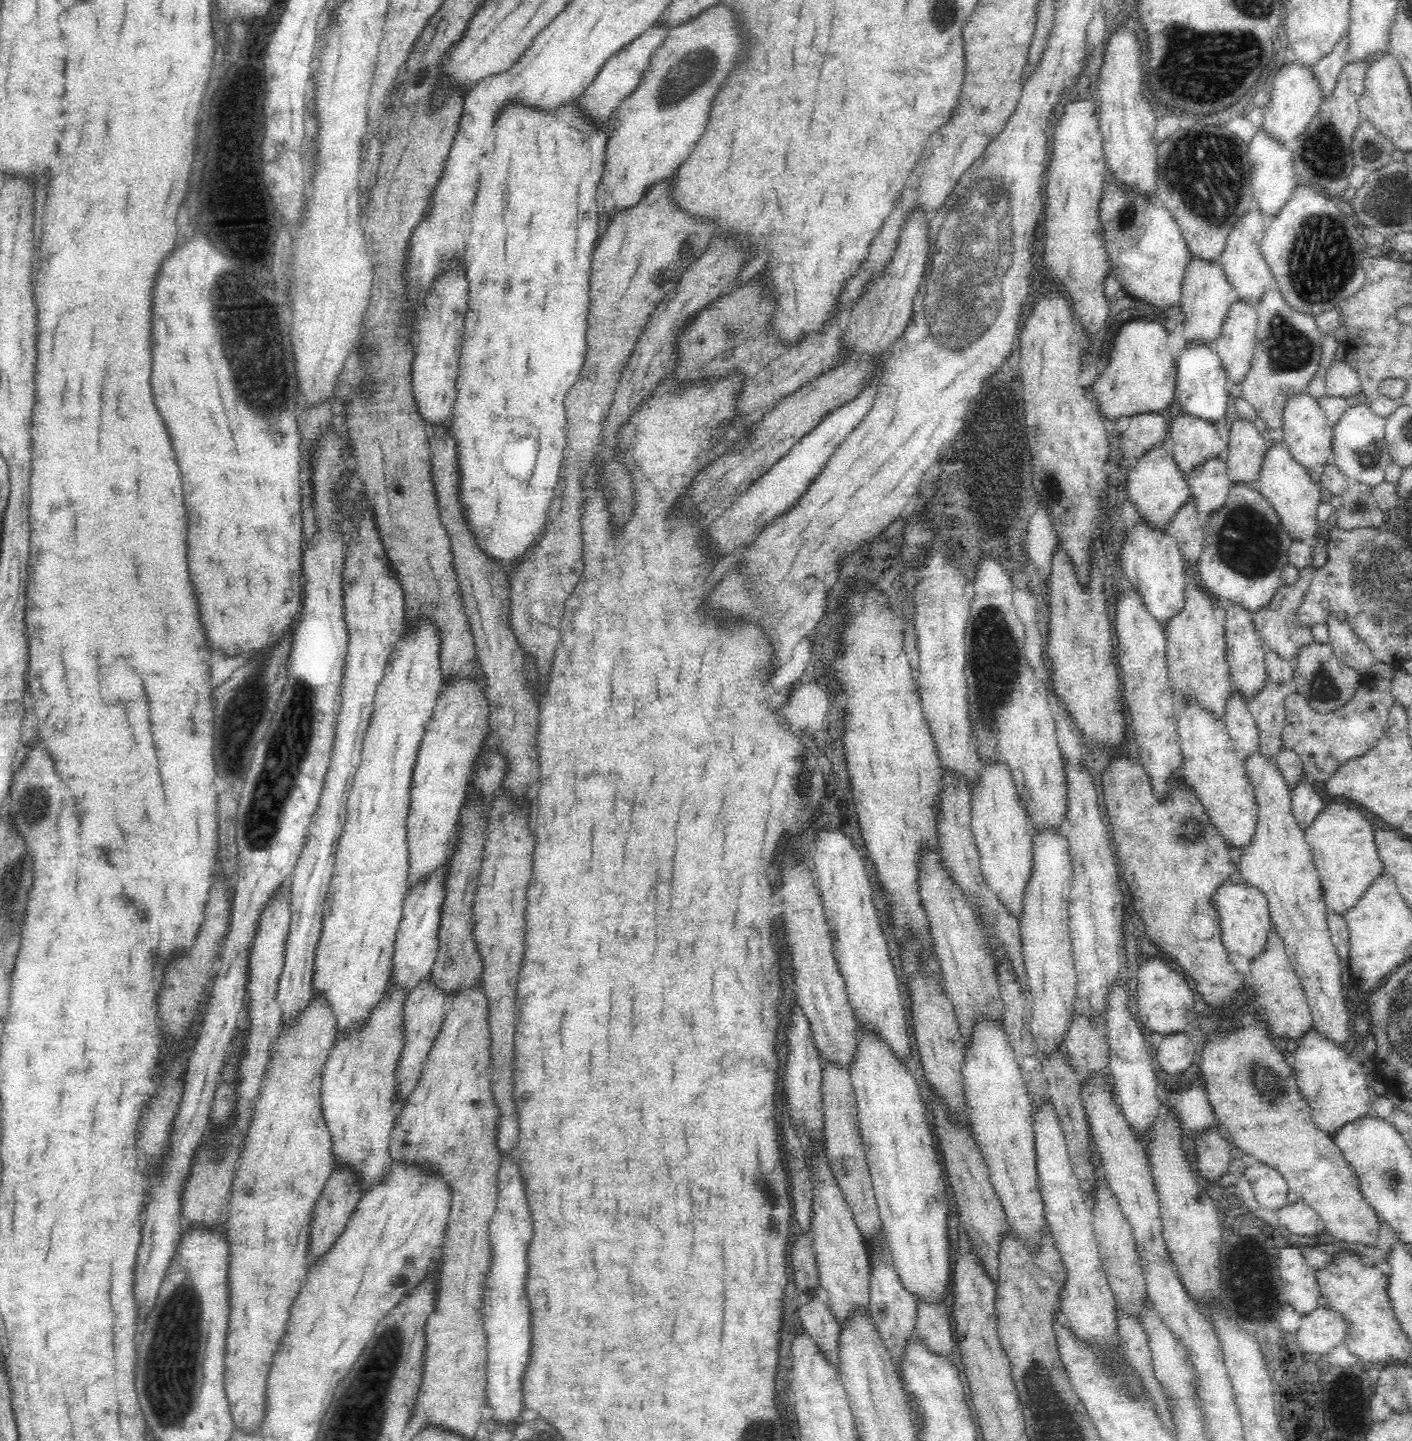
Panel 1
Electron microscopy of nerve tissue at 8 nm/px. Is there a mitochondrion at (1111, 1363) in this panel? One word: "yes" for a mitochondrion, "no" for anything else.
no

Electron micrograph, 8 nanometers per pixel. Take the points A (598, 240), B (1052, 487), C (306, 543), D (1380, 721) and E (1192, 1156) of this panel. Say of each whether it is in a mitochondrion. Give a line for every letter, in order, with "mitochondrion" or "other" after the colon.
A: other
B: mitochondrion
C: other
D: other
E: other

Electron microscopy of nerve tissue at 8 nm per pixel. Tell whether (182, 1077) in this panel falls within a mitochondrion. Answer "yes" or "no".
no

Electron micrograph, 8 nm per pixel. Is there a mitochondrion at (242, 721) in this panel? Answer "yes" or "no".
yes

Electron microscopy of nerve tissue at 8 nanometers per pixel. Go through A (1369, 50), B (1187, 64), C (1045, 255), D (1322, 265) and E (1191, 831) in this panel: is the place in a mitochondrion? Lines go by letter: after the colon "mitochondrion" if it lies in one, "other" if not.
A: other
B: mitochondrion
C: other
D: mitochondrion
E: mitochondrion

